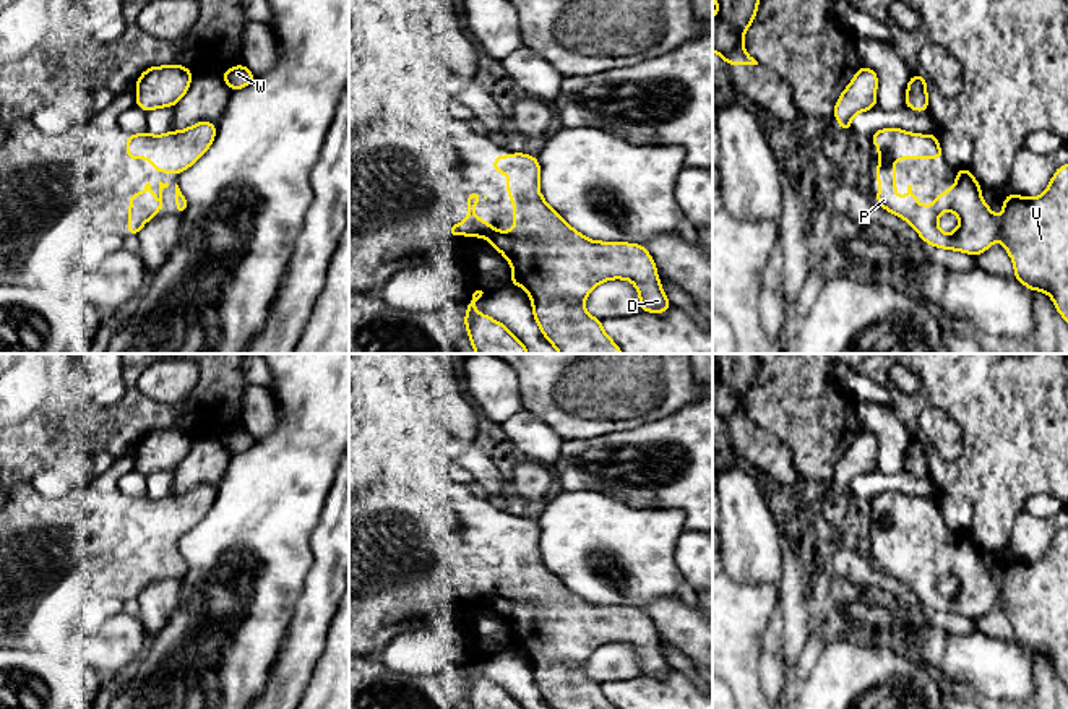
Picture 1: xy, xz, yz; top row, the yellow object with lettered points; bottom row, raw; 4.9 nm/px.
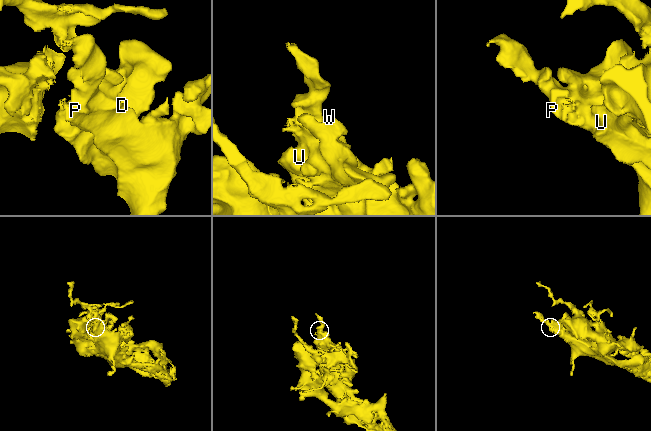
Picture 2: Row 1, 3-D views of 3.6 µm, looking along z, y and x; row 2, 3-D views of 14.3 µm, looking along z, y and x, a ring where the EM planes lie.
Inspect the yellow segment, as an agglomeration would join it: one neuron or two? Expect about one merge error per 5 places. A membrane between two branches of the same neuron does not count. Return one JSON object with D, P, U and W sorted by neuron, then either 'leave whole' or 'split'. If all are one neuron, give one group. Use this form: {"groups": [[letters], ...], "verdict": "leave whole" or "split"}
{"groups": [["D", "P", "U", "W"]], "verdict": "leave whole"}

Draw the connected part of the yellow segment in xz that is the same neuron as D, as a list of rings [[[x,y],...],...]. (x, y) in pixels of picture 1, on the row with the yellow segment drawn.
[[[521,153],[495,156],[493,170],[510,175],[510,183],[502,188],[510,191],[516,226],[502,232],[492,229],[489,221],[477,219],[474,208],[484,195],[469,191],[466,221],[451,224],[450,237],[463,234],[487,238],[511,263],[510,284],[521,286],[528,292],[539,329],[560,354],[622,354],[622,349],[602,329],[602,321],[584,308],[586,297],[601,282],[631,281],[640,294],[641,312],[665,313],[672,307],[657,277],[656,263],[643,245],[589,240],[545,203],[537,157]]]

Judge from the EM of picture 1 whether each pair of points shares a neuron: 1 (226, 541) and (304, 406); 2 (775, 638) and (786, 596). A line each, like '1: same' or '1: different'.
1: same
2: different

